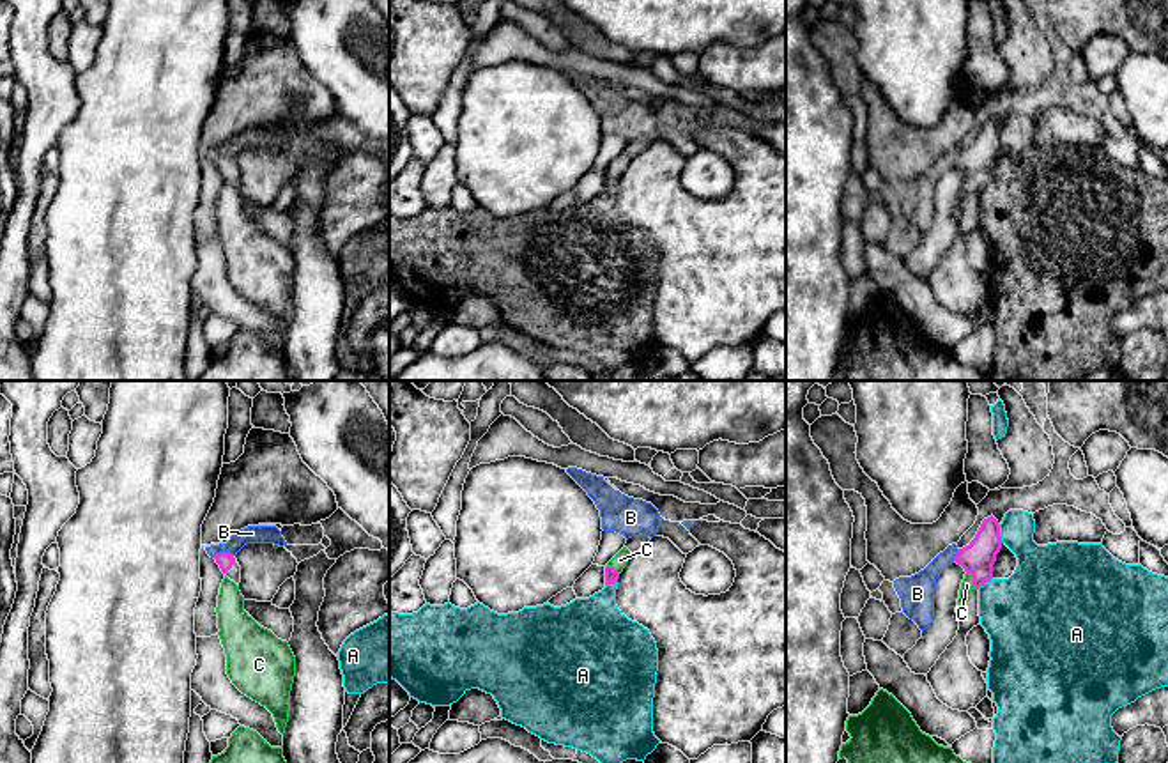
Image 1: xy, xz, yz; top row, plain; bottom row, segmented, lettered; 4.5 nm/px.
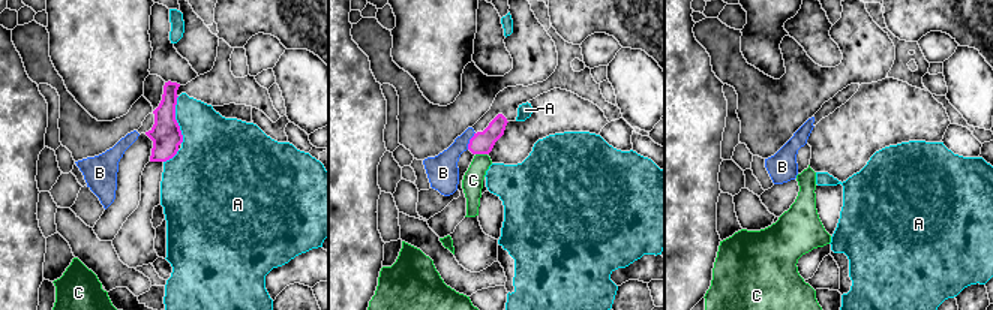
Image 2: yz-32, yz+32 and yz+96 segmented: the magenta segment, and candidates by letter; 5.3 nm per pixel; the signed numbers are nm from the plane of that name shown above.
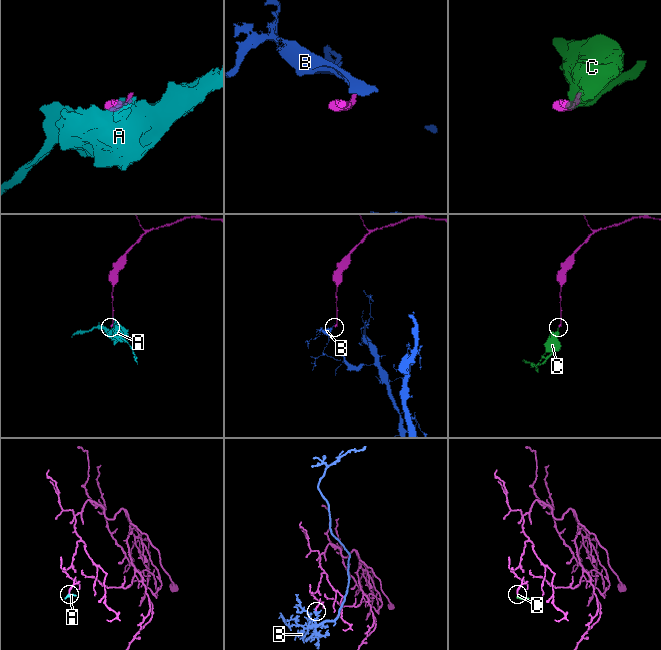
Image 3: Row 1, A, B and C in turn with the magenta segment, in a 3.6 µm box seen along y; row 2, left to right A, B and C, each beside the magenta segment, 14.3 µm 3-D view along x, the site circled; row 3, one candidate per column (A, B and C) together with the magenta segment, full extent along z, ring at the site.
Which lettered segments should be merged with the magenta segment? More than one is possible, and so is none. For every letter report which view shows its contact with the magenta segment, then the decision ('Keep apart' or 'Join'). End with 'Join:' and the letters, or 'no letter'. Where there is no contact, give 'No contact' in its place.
A: Touches magenta in yz. Keep apart
B: Touches magenta in xy. Keep apart
C: Touches magenta in yz. Join
Join: C

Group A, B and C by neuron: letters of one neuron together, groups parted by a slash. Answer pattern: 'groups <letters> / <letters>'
groups A / B / C

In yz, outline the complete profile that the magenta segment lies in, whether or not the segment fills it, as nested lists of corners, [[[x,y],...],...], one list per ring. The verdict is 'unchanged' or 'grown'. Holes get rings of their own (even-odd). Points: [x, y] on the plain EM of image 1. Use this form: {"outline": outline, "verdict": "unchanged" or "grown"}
{"outline": [[[991,119],[982,124],[975,142],[963,152],[957,154],[954,165],[964,172],[964,182],[961,186],[957,202],[957,221],[961,220],[961,205],[972,193],[979,193],[993,182],[993,168],[996,158],[1002,152],[1000,127]]], "verdict": "grown"}

